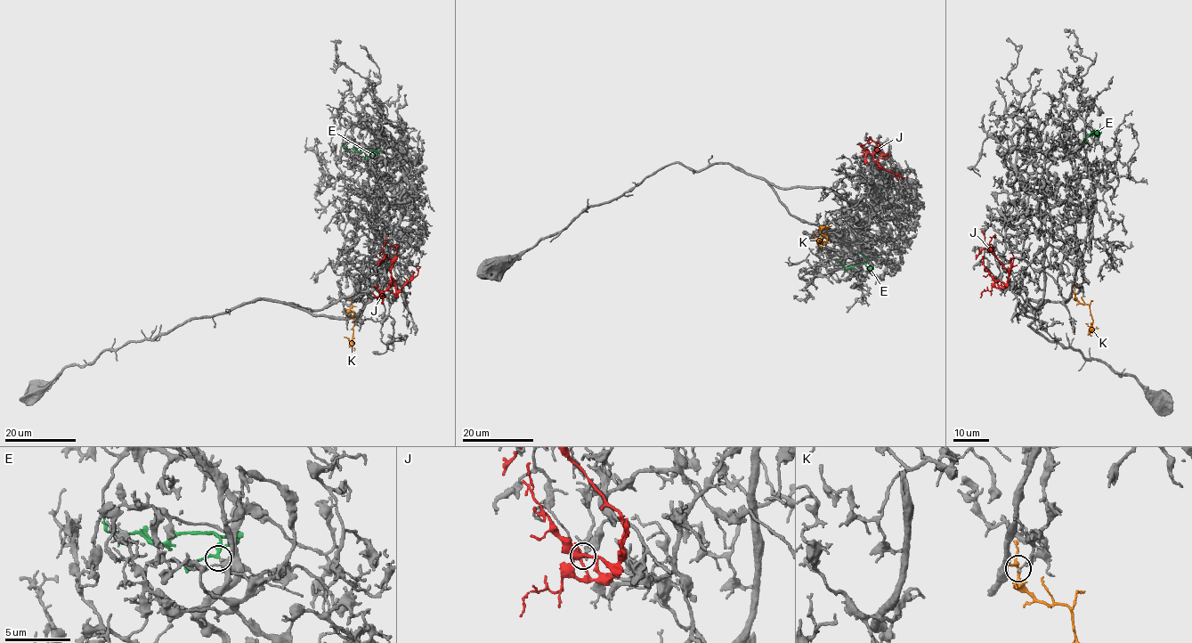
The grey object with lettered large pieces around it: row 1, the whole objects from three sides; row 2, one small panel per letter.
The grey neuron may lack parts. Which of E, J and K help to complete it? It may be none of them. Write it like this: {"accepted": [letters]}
{"accepted": ["E"]}

